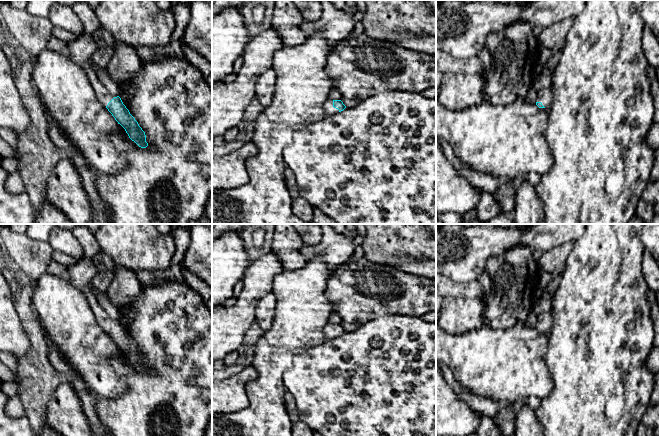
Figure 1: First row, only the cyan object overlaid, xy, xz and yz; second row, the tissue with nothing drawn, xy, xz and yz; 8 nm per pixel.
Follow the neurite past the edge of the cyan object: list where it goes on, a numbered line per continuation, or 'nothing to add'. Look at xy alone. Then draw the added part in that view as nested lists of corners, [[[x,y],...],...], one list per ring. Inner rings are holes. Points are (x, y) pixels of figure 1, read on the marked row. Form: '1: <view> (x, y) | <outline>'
1: xy (104, 96) | [[[88,67],[85,69],[85,71],[98,100],[106,107],[108,103],[114,98],[114,96],[100,82],[94,69]]]

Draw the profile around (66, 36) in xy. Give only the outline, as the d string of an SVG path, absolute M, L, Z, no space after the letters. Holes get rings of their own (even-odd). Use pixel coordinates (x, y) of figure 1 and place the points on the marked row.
M54 27L52 30L52 34L54 37L63 40L65 44L68 44L71 41L75 41L79 37L79 35L76 35L59 27Z

